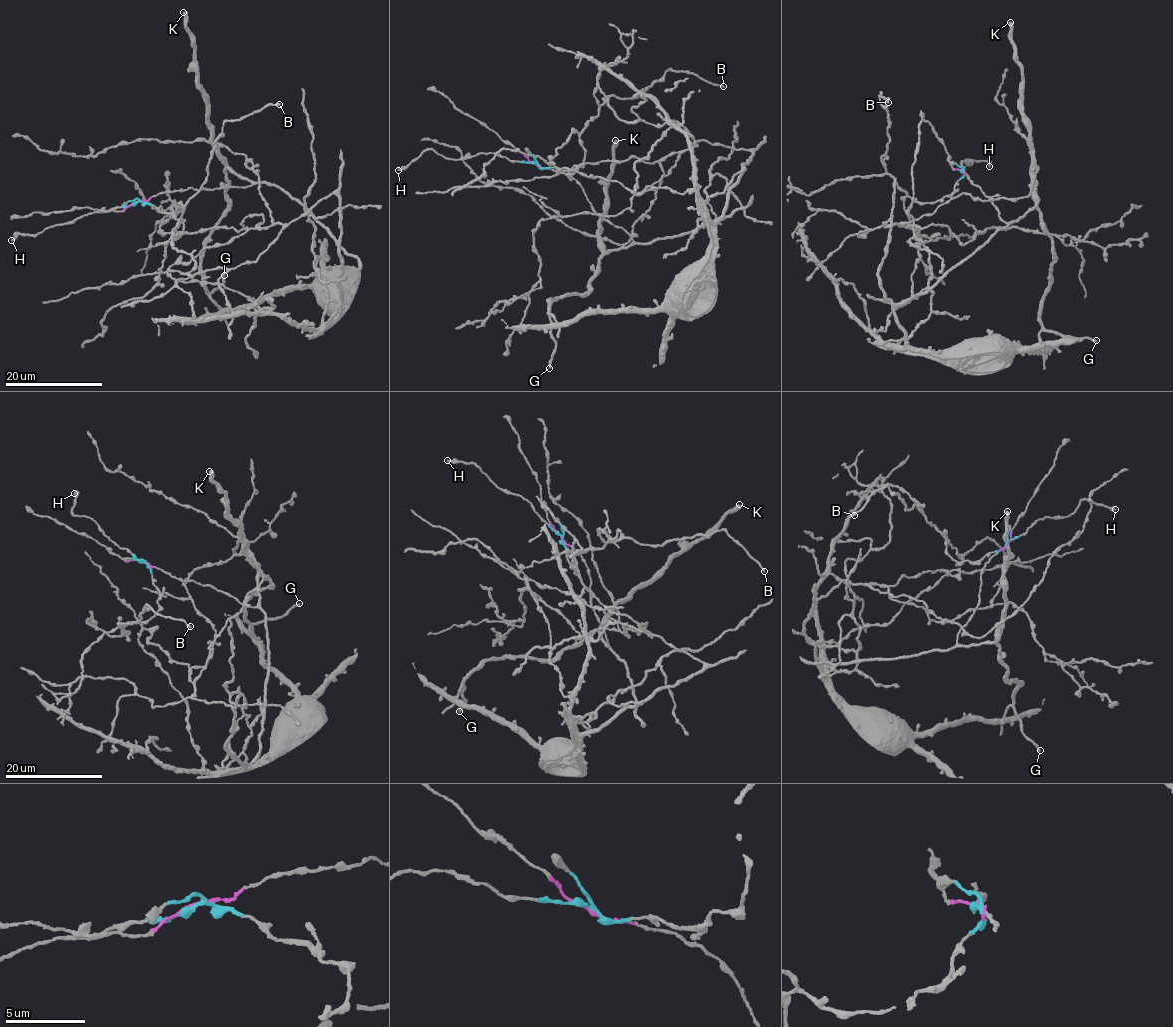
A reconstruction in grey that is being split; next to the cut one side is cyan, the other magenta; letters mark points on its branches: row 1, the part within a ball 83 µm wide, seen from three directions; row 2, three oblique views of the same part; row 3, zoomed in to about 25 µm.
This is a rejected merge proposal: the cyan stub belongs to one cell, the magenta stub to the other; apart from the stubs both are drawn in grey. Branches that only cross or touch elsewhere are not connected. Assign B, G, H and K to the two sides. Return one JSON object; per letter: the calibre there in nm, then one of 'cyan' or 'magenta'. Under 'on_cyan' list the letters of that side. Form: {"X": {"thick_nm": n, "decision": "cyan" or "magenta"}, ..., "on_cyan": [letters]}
{"B": {"thick_nm": 280, "decision": "cyan"}, "G": {"thick_nm": 280, "decision": "magenta"}, "H": {"thick_nm": 280, "decision": "cyan"}, "K": {"thick_nm": 550, "decision": "magenta"}, "on_cyan": ["B", "H"]}

